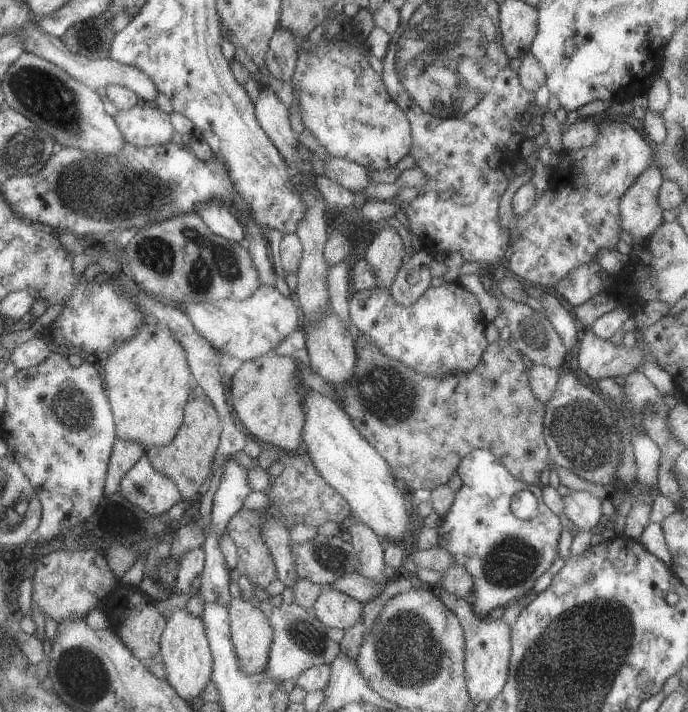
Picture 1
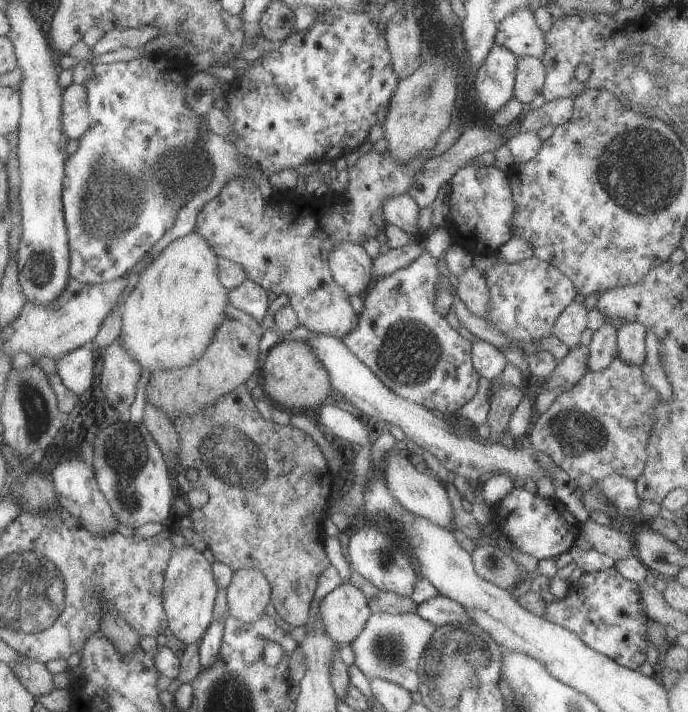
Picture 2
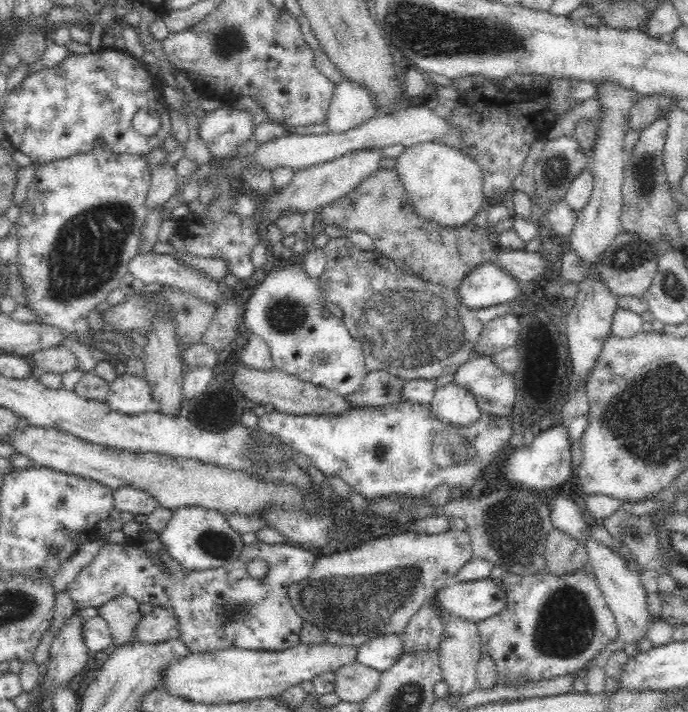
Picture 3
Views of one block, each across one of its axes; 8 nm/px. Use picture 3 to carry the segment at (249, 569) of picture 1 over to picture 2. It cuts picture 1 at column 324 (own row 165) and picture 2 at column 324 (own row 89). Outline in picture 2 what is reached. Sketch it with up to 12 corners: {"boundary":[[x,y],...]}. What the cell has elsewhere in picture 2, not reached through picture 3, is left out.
{"boundary":[[241,384],[173,417],[193,530],[308,623],[334,474]]}

